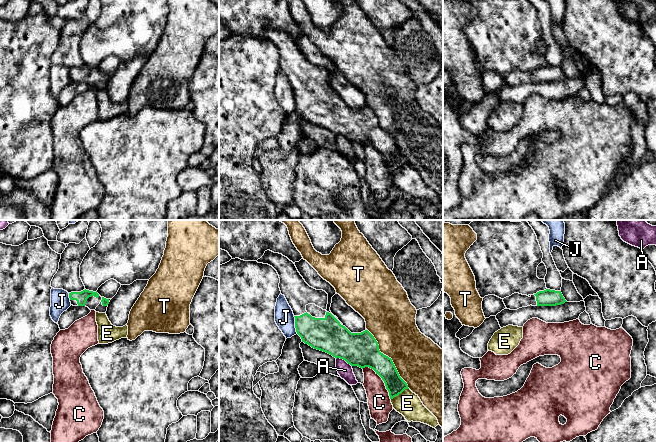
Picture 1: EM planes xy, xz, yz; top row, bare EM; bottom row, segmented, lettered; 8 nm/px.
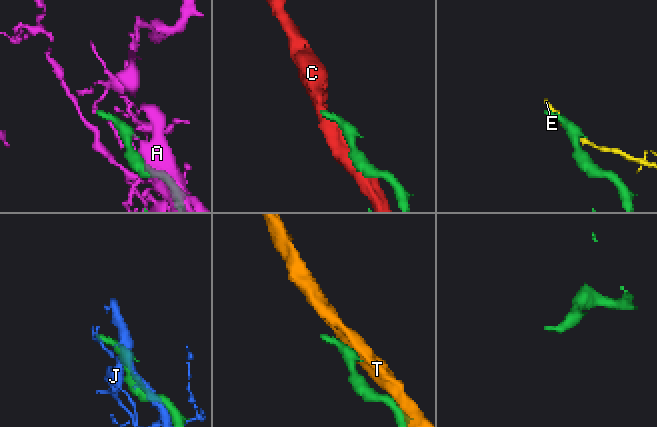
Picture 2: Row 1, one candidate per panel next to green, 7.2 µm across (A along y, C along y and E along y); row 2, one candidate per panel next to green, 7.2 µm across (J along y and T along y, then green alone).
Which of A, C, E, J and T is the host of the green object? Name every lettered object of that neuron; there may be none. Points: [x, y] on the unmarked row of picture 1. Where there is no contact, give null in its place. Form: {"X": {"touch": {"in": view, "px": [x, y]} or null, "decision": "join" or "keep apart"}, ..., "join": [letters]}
{"A": {"touch": {"in": "xz", "px": [344, 135]}, "decision": "keep apart"}, "C": {"touch": {"in": "xz", "px": [382, 155]}, "decision": "keep apart"}, "E": {"touch": {"in": "xz", "px": [399, 169]}, "decision": "keep apart"}, "J": {"touch": {"in": "xz", "px": [295, 101]}, "decision": "keep apart"}, "T": {"touch": {"in": "xz", "px": [388, 133]}, "decision": "keep apart"}, "join": []}

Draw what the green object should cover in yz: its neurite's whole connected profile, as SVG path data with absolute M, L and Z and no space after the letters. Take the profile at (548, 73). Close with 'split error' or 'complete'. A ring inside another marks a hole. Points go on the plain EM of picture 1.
M546 65L544 67L539 67L536 70L531 71L530 73L527 71L519 70L519 69L514 69L509 73L504 74L503 78L507 85L517 86L519 84L527 83L530 81L532 82L556 82L556 81L564 80L567 77L563 73L561 67Z | split error

